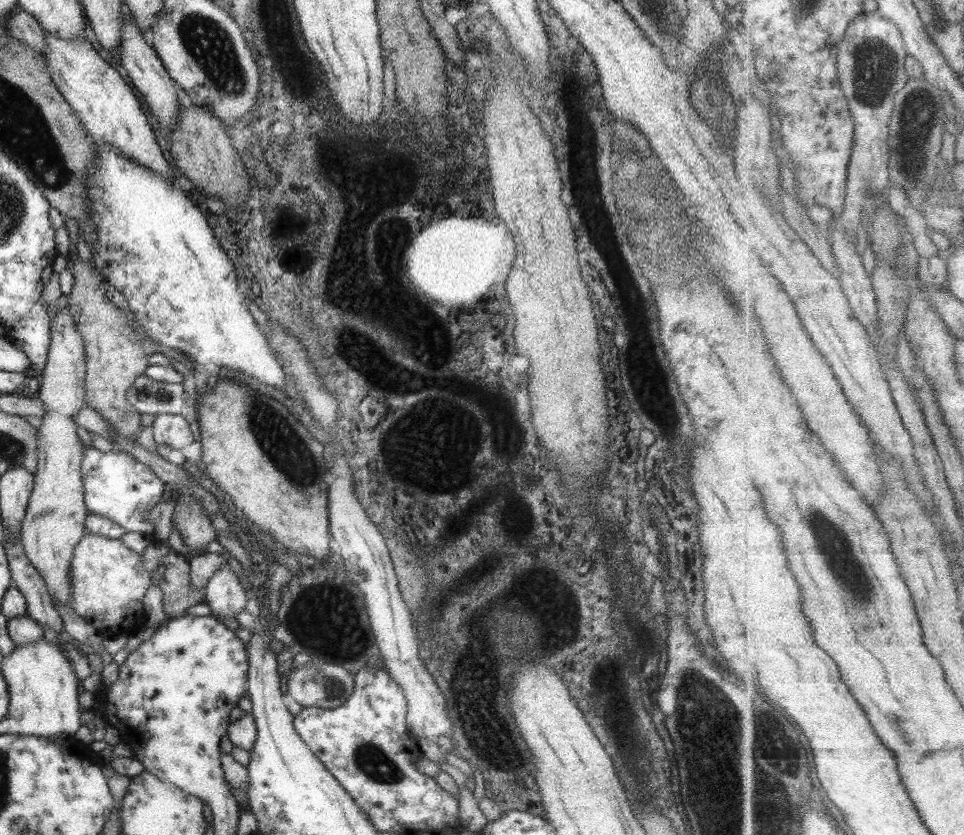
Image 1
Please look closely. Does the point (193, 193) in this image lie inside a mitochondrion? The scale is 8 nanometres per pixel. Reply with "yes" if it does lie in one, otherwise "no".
no

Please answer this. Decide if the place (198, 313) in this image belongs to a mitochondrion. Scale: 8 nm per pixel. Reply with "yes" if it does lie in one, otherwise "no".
no

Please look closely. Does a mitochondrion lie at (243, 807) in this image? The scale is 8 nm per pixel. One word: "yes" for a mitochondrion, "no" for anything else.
no

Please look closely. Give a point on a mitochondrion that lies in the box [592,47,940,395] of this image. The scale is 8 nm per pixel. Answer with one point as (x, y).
(916, 109)

